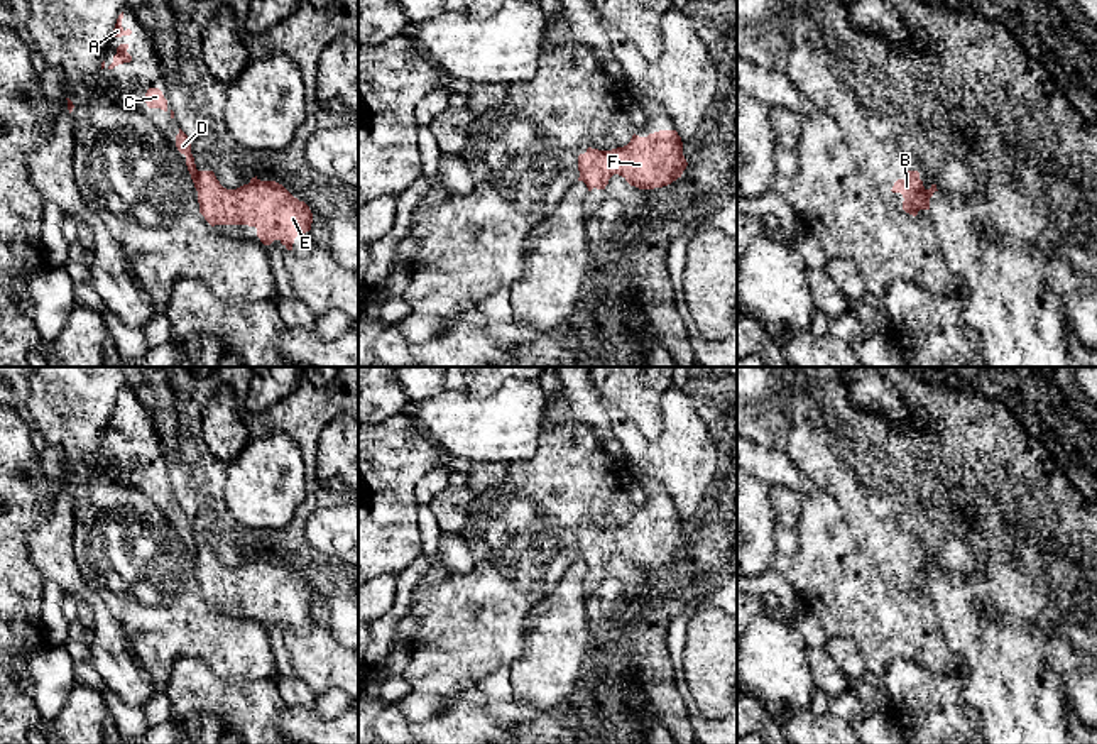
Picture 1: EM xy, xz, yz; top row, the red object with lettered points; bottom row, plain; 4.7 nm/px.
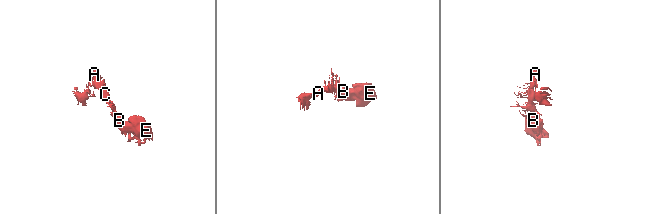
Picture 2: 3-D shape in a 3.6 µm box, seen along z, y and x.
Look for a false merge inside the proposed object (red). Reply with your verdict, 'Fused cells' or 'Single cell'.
Fused cells

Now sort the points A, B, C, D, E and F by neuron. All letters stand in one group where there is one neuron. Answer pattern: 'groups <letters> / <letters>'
groups A C D / B E F

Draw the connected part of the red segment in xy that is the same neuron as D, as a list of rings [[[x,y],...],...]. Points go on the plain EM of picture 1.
[[[179,507],[179,512],[176,514],[176,526],[181,533],[186,534],[188,550],[191,553],[194,566],[198,568],[198,548],[196,548],[196,543],[194,543],[194,536],[191,533],[191,521],[181,507]]]

